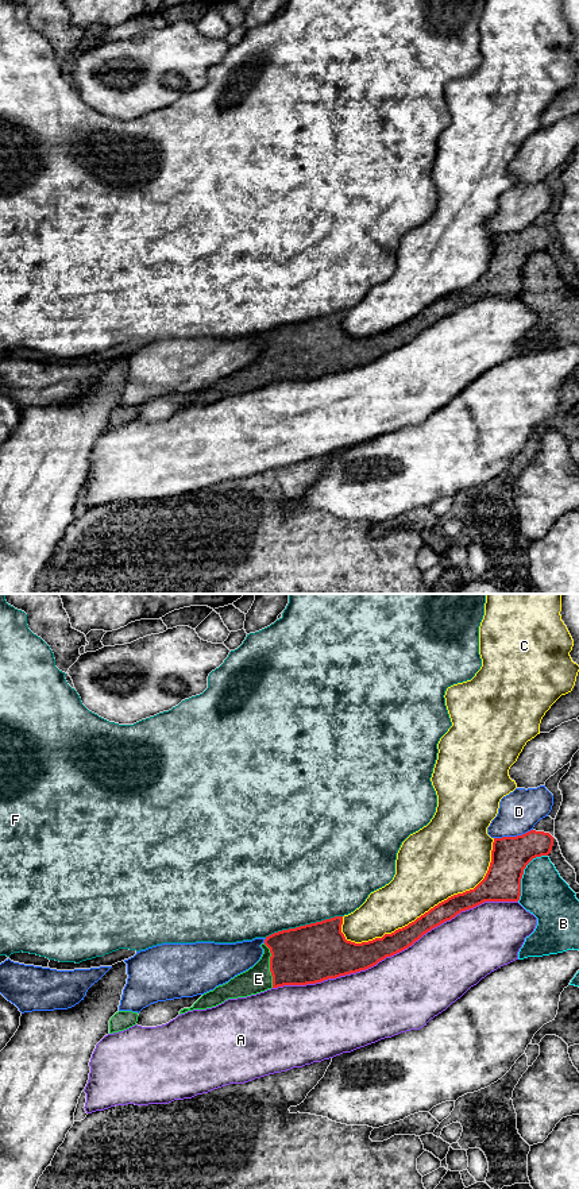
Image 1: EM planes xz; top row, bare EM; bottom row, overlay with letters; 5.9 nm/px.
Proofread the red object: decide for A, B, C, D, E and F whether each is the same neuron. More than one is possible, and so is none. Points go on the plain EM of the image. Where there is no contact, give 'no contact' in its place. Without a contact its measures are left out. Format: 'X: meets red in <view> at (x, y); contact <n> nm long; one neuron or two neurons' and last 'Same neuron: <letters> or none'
A: meets red in xz at (394, 348); contact 1550 nm long; two neurons
B: meets red in xz at (522, 269); contact 340 nm long; two neurons
C: meets red in xz at (435, 301); contact 1050 nm long; two neurons
D: meets red in xz at (513, 232); contact 240 nm long; two neurons
E: meets red in xz at (270, 361); contact 280 nm long; one neuron
F: meets red in xz at (302, 321); contact 480 nm long; two neurons
Same neuron: E

